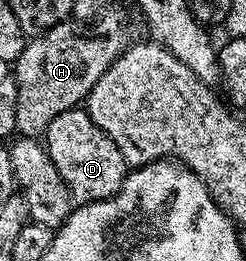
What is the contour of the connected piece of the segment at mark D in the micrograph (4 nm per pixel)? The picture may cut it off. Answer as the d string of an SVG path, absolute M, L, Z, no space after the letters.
M83 109L66 111L61 113L61 117L53 117L53 121L49 121L45 146L53 165L57 165L57 173L61 173L61 181L65 181L72 200L79 205L101 201L116 195L121 189L129 170L121 149L117 149L117 145L113 145L110 137L88 117L86 110Z

